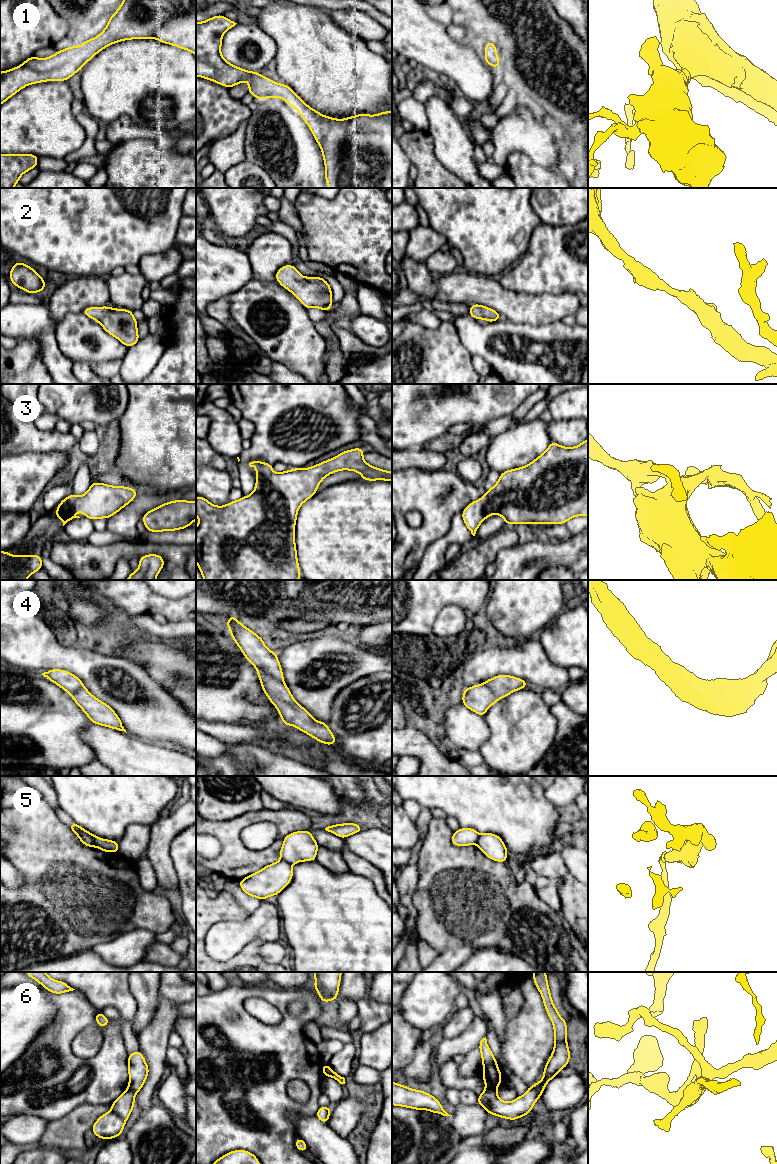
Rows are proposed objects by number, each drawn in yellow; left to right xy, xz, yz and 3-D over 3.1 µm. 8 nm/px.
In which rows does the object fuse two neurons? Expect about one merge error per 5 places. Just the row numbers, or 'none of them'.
5, 6

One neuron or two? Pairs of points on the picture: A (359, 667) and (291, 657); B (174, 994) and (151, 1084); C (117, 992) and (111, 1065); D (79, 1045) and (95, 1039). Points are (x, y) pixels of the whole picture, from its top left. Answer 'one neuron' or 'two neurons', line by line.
A: one neuron
B: two neurons
C: two neurons
D: one neuron

